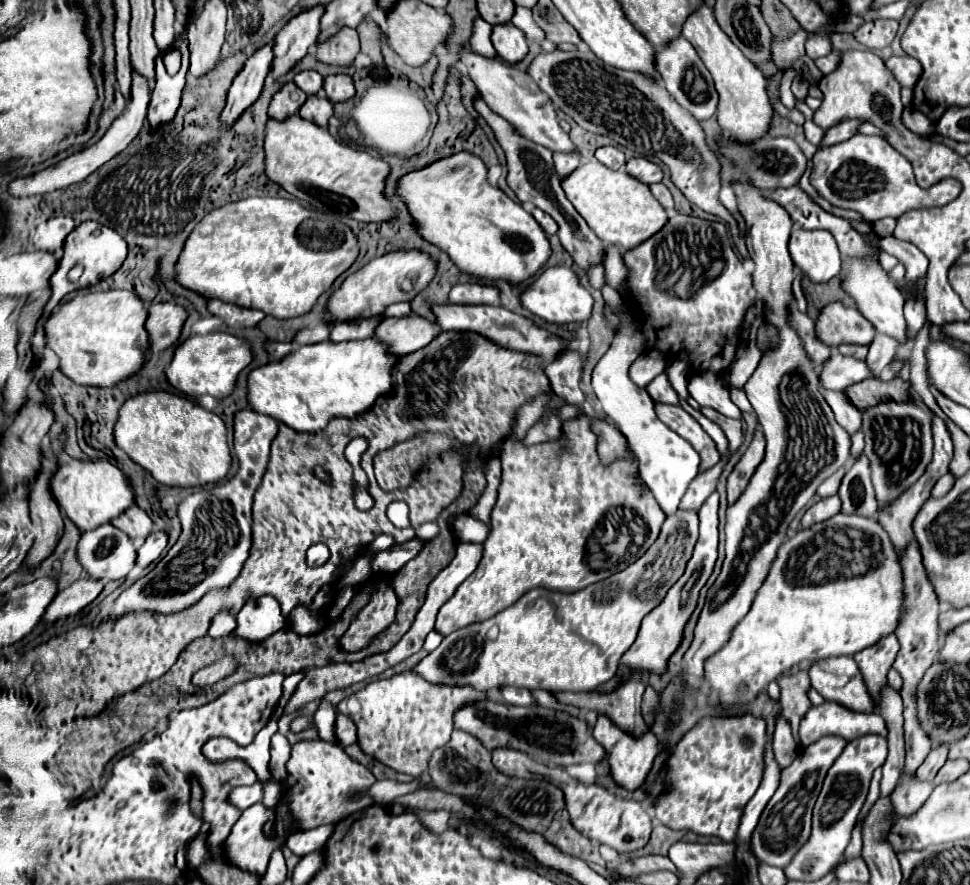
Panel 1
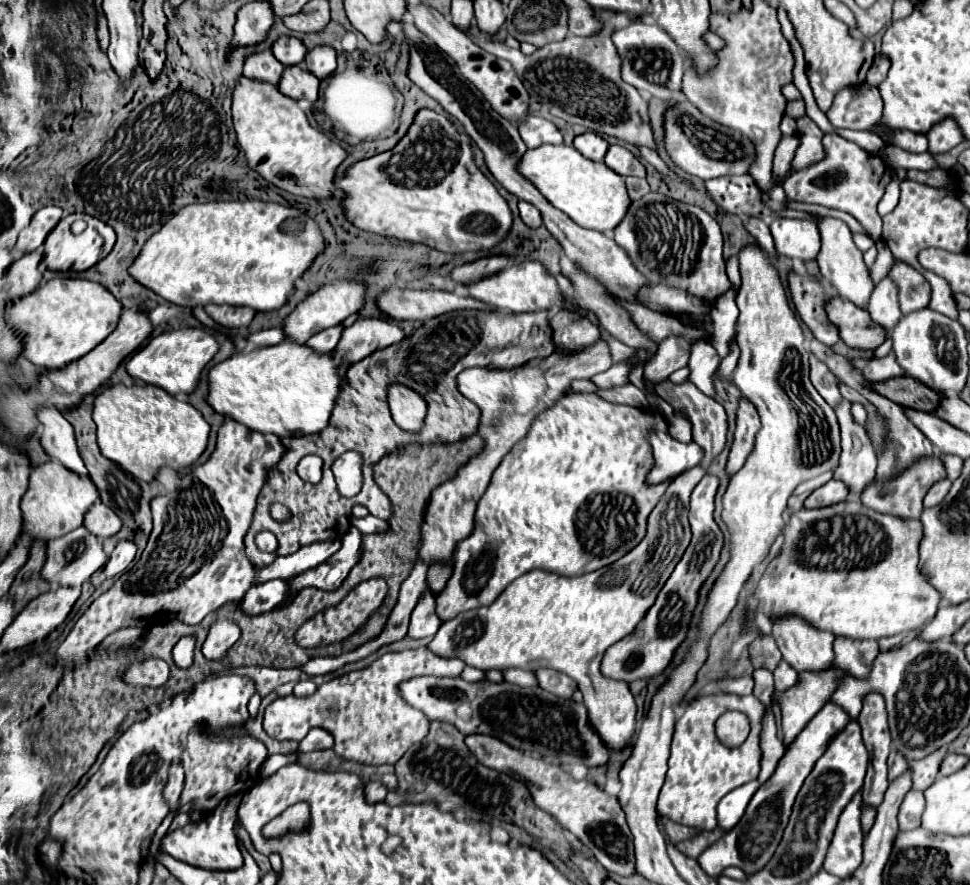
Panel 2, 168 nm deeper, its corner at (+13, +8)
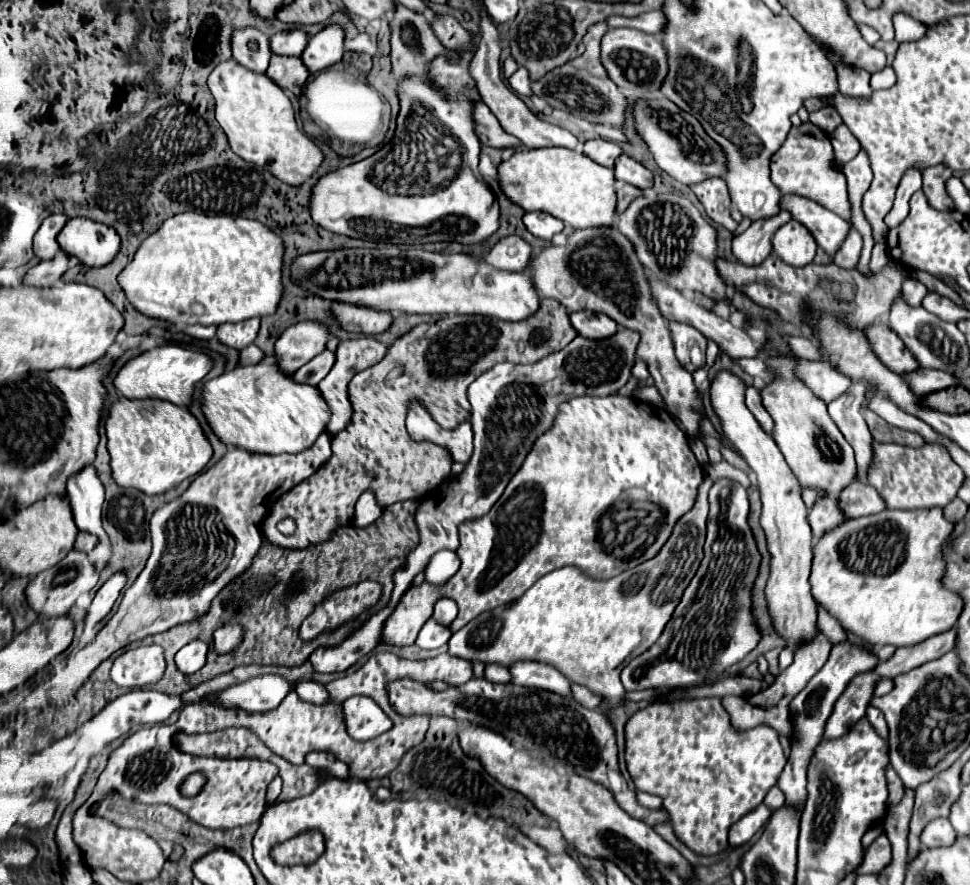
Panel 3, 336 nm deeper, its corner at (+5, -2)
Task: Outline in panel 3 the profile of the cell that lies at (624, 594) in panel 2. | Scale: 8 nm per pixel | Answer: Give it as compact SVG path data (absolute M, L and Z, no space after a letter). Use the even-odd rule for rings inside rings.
M705 478L705 482L699 488L699 498L695 506L679 518L671 538L661 548L661 552L647 560L645 564L639 564L633 570L621 572L615 578L609 580L595 580L587 578L587 574L575 566L559 568L555 572L549 572L541 580L537 580L531 590L527 590L517 602L489 610L473 618L467 626L463 626L459 632L455 632L449 640L449 654L457 658L467 660L481 660L497 662L501 666L509 666L517 660L539 660L555 666L561 674L569 678L569 682L587 686L595 694L603 694L605 702L601 704L601 712L607 712L611 706L623 704L621 696L625 694L625 688L619 680L619 672L625 666L625 662L637 658L645 650L649 650L661 636L665 624L671 620L673 610L677 608L685 588L689 586L691 578L695 576L699 562L703 560L703 542L705 542L705 522L707 522L707 492L711 488L711 478Z

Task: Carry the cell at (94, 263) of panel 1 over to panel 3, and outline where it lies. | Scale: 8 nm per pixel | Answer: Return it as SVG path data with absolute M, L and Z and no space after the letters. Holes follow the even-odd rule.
M81 216L67 220L57 241L62 250L69 250L69 256L79 258L87 266L103 266L119 252L119 234L115 228Z

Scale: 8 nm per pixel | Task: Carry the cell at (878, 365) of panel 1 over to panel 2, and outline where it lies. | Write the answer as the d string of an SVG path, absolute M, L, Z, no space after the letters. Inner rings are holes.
M883 278L877 284L875 292L871 294L869 314L871 314L871 320L885 330L893 330L895 324L899 322L901 310L897 302L897 288L889 278Z

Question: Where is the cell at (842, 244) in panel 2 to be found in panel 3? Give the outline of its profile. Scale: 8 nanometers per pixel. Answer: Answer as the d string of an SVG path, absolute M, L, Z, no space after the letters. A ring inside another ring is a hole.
M783 194L779 206L781 210L787 210L797 222L807 226L807 230L813 234L817 244L829 256L835 254L839 242L843 242L843 238L847 236L849 224L813 200L807 200L797 194Z

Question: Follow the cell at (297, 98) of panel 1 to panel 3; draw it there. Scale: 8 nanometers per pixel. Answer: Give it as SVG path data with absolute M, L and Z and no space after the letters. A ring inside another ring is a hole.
M251 26L235 28L231 34L231 52L239 64L265 74L267 62L271 58L271 48L267 34L263 34L261 30Z

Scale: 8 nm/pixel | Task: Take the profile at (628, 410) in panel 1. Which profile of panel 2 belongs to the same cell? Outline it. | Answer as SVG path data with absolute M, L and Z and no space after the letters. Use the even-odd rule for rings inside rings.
M649 428L645 432L647 442L651 444L653 452L653 468L647 472L645 482L649 486L663 484L689 468L697 466L703 458L703 450L695 442L679 442L669 432L661 432L655 428Z

